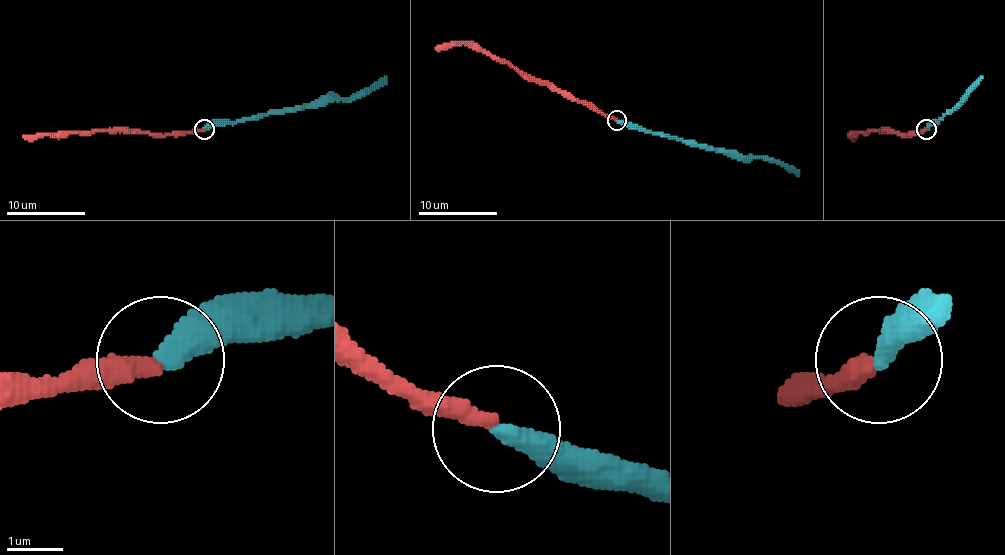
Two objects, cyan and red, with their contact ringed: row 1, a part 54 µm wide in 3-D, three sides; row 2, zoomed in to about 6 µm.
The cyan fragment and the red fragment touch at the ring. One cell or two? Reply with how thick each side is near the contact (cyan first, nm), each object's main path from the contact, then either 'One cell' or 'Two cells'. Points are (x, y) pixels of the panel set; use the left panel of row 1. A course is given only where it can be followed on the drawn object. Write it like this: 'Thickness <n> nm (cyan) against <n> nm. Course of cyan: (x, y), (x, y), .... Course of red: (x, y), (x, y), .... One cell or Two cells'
Thickness 400 nm (cyan) against 360 nm. Course of cyan: (205, 129), (266, 113), (282, 113), (309, 104), (323, 104), (331, 98), (355, 98), (370, 92), (386, 76). Course of red: (203, 129), (163, 135), (98, 131), (23, 137). One cell

